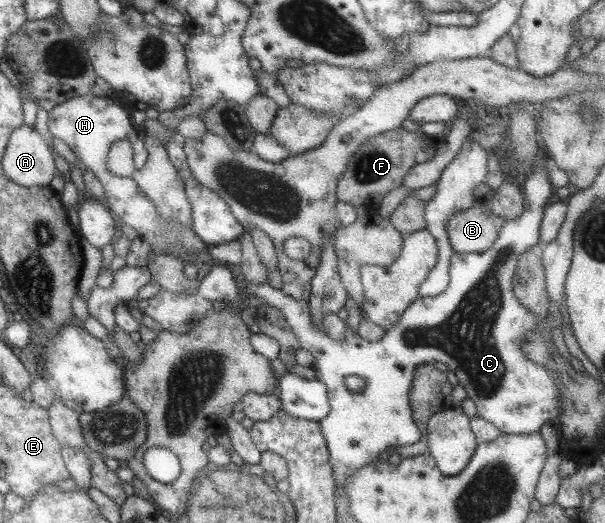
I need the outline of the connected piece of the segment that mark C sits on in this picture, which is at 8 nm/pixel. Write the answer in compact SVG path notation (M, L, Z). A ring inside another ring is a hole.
M537 165L527 172L521 182L521 192L525 198L525 211L515 219L506 219L499 227L497 238L493 244L480 253L453 252L449 258L449 285L437 296L418 296L405 308L399 322L384 331L377 342L367 342L358 333L347 326L343 331L343 339L331 338L323 329L311 323L308 312L308 301L293 299L281 289L272 288L267 282L255 284L245 282L243 296L253 302L261 302L275 306L285 316L293 334L297 336L300 348L305 348L313 356L315 379L319 379L326 387L328 395L328 414L319 422L320 432L326 443L328 460L333 469L333 483L337 489L343 489L347 477L377 460L377 455L389 446L409 445L420 440L420 431L412 420L412 411L408 404L408 393L412 386L415 368L427 362L440 361L457 377L457 383L465 389L467 397L476 407L476 416L491 422L499 433L527 434L546 433L547 428L559 417L560 394L558 394L558 374L545 365L539 365L525 357L521 351L521 342L525 336L535 334L545 340L547 350L556 350L551 341L548 324L517 301L512 293L512 278L517 266L519 255L539 242L539 225L542 219L543 206L551 196L551 184L546 176L547 169ZM345 376L359 376L365 382L364 390L359 394L347 391L343 385Z

